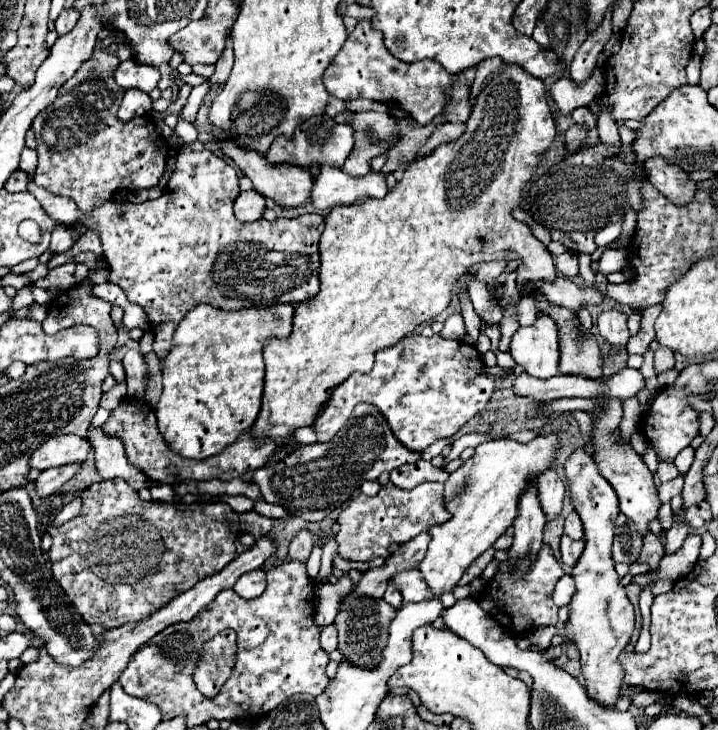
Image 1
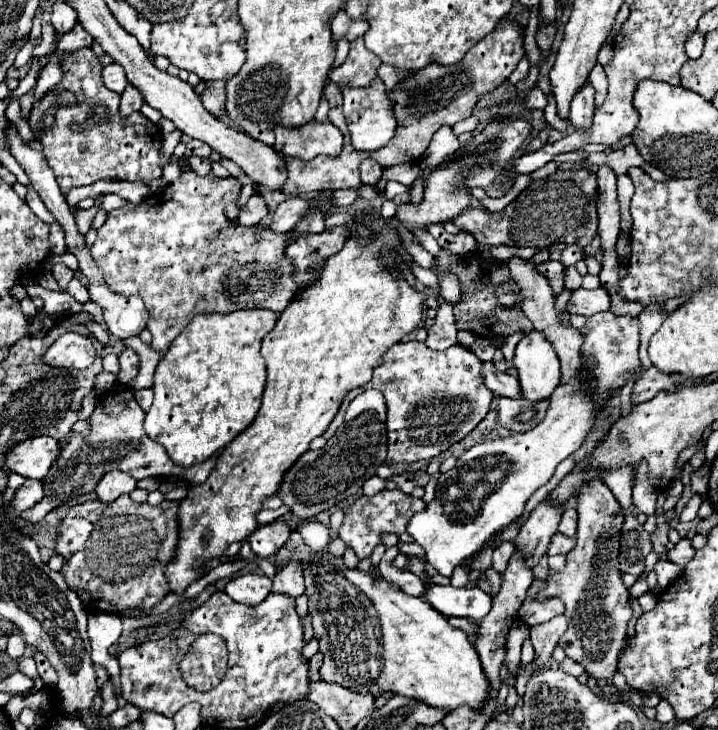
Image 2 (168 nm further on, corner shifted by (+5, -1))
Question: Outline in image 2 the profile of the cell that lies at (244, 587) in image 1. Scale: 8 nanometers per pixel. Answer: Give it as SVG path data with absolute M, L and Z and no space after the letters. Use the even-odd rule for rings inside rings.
M242 574L242 576L236 576L232 578L228 584L226 584L226 594L236 600L236 602L242 602L242 604L260 604L268 592L272 590L270 586L270 578L268 576L258 576L258 574Z

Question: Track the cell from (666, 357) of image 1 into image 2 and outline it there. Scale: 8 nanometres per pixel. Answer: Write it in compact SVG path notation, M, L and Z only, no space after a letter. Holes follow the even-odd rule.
M656 366L648 368L640 380L636 380L636 386L634 386L634 396L632 396L632 402L634 404L640 404L640 402L646 402L650 398L654 398L658 392L662 390L668 390L672 392L676 386L672 382L672 376L666 374L666 372L660 372L656 370Z

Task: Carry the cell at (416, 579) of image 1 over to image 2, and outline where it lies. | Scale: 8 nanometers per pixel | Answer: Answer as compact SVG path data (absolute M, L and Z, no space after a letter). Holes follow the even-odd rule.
M432 584L424 590L422 598L444 616L470 616L472 622L482 622L482 618L490 612L492 606L492 596L482 592L480 588L468 590Z

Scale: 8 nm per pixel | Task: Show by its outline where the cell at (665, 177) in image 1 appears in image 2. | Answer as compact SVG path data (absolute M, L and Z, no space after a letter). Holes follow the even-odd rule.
M628 144L628 146L620 148L620 150L612 150L610 154L592 152L592 154L586 156L586 160L592 162L592 164L596 164L596 166L606 164L606 166L610 166L616 174L626 174L630 168L634 168L634 166L640 168L640 166L644 164L644 160L642 160L642 156L638 154L638 150L636 150L634 144Z

